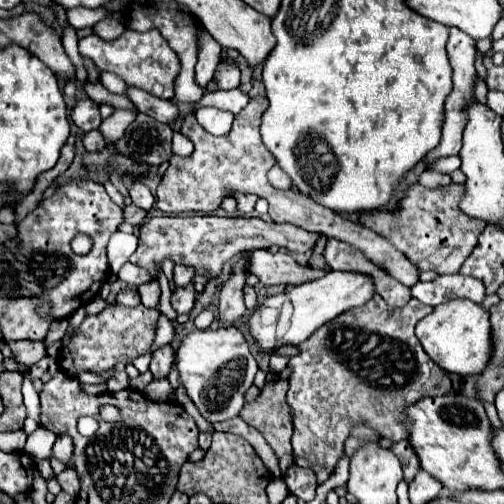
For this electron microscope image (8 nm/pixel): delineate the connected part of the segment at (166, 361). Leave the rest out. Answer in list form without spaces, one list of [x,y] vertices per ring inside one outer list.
[[[165,344],[161,348],[157,348],[153,354],[151,354],[151,374],[161,378],[161,376],[167,376],[169,370],[171,370],[171,364],[173,364],[173,346],[171,344]]]

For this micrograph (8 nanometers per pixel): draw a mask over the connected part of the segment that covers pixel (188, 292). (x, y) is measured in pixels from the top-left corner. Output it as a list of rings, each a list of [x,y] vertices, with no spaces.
[[[191,284],[177,288],[177,292],[173,292],[171,296],[171,306],[177,310],[177,314],[187,314],[193,308],[193,302],[195,302],[195,288]]]

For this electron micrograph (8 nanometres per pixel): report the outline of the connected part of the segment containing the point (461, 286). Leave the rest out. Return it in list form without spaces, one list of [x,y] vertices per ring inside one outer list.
[[[449,274],[449,276],[437,276],[431,282],[417,282],[411,288],[411,294],[429,306],[437,306],[459,296],[469,298],[479,304],[485,298],[485,286],[479,278],[463,276],[463,274]]]

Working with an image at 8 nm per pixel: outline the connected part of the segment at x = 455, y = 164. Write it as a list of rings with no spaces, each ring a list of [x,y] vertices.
[[[447,156],[447,158],[439,158],[439,162],[431,164],[429,170],[441,172],[441,174],[451,174],[451,172],[459,170],[459,166],[461,166],[461,158],[459,156]]]

